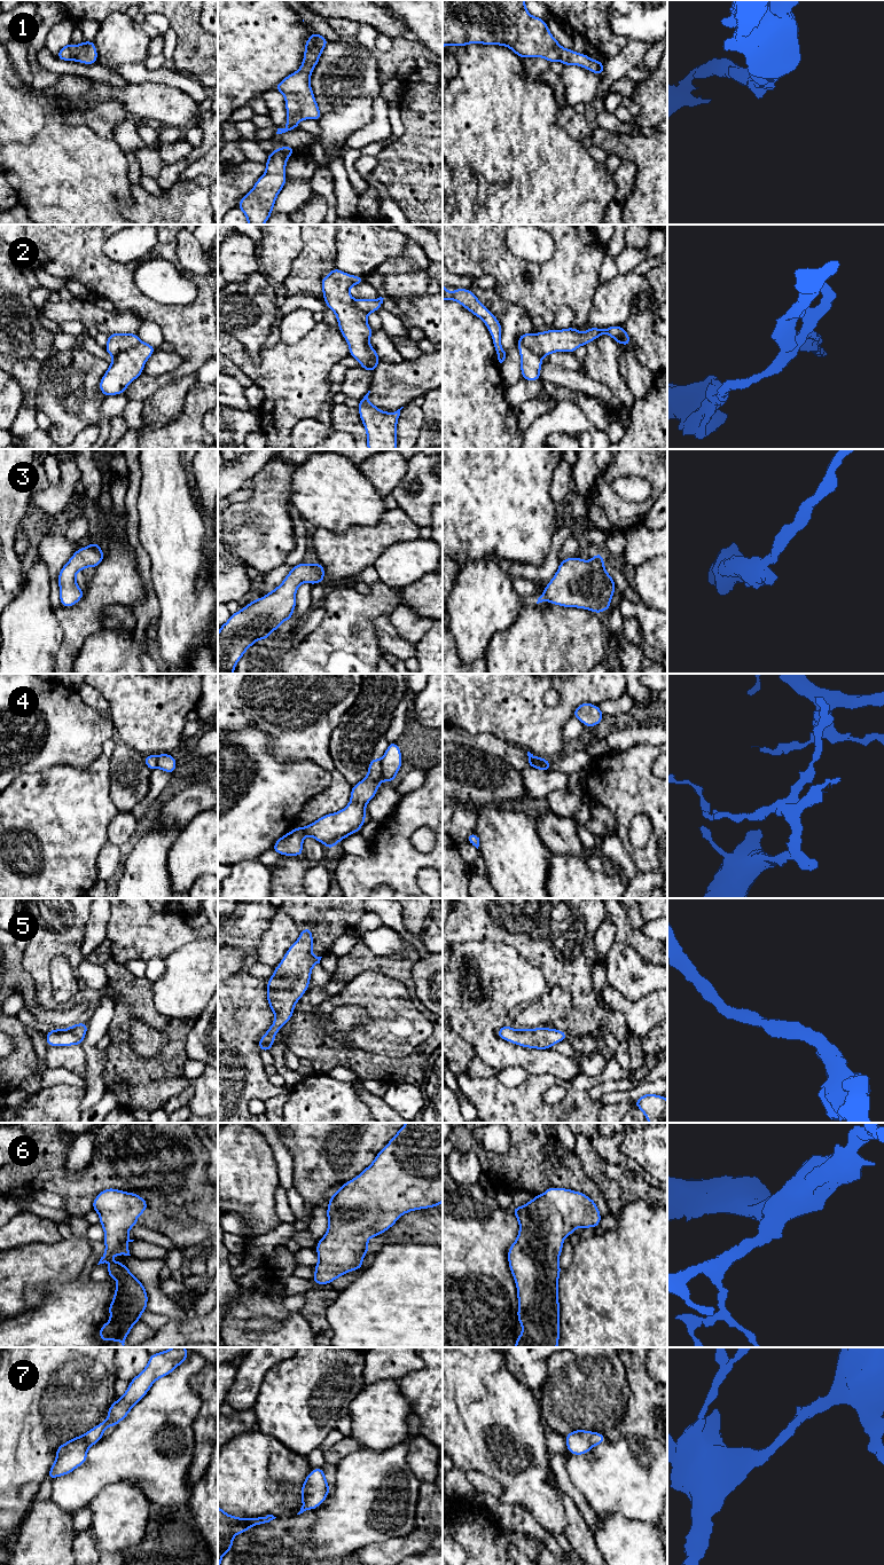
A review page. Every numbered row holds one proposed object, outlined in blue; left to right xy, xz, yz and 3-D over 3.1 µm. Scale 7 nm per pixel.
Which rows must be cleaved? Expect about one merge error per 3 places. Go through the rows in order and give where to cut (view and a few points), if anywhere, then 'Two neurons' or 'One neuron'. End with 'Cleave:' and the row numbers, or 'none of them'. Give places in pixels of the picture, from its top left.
1: No split. One neuron
2: Split along xy (140, 340), (114, 356). Two neurons
3: No split. One neuron
4: Split along xz (382, 759), (381, 779). Two neurons
5: No split. One neuron
6: No split. One neuron
7: No split. One neuron
Cleave: 2, 4

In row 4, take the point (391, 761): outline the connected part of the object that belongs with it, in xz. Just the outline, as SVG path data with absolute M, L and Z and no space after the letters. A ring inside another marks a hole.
M389 742L385 754L381 760L381 773L383 781L394 781L402 764L401 752L397 742Z

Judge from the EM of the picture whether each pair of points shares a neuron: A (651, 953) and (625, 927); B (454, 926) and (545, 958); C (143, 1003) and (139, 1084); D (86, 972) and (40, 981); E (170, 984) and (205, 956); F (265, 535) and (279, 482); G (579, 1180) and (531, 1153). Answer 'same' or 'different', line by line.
A: same
B: same
C: same
D: different
E: same
F: same
G: same

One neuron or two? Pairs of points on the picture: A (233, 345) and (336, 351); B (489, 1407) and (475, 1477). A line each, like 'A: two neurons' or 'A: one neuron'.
A: one neuron
B: two neurons

